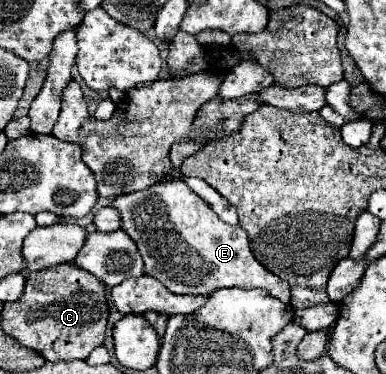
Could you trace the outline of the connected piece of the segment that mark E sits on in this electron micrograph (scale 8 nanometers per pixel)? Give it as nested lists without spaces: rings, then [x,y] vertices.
[[[162,181],[152,187],[146,187],[144,191],[120,195],[118,199],[112,201],[112,205],[120,211],[122,215],[122,229],[134,239],[134,243],[140,249],[140,255],[144,257],[146,273],[154,279],[158,279],[168,291],[172,293],[198,293],[198,295],[210,295],[216,289],[222,287],[242,287],[242,289],[252,289],[260,287],[272,293],[272,297],[290,303],[290,285],[284,283],[278,275],[270,273],[264,265],[254,259],[246,231],[240,225],[228,225],[218,215],[206,205],[204,199],[200,199],[194,191],[186,187],[184,181]]]

